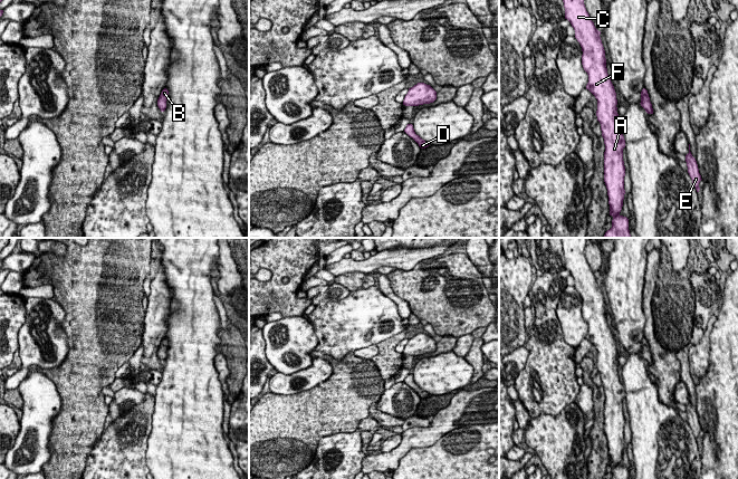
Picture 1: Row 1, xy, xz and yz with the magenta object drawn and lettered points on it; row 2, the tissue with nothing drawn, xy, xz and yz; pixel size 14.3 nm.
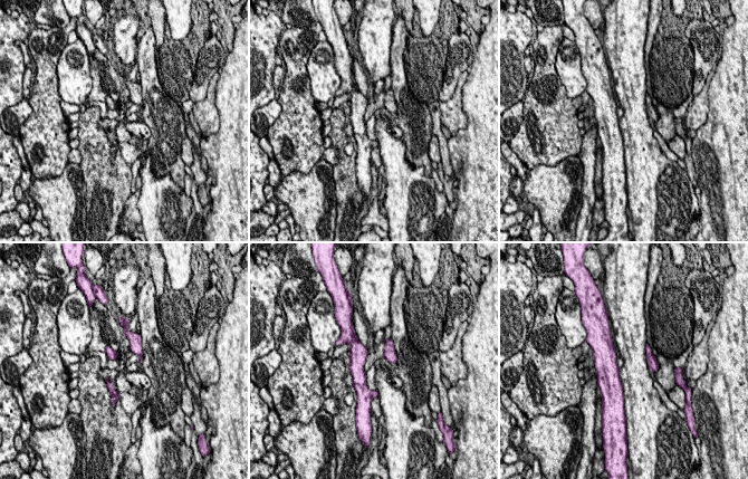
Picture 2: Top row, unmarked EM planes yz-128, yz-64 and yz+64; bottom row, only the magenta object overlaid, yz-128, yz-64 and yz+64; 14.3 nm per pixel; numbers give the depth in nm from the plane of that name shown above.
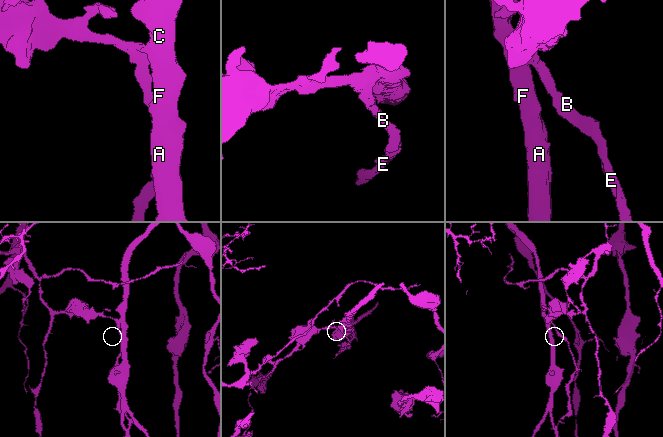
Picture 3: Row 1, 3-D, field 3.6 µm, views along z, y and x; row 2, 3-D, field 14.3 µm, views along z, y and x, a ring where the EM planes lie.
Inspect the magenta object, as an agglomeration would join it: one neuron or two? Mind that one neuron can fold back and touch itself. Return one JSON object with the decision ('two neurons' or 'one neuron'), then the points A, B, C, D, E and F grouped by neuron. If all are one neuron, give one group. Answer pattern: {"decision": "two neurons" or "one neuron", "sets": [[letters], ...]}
{"decision": "two neurons", "sets": [["A", "C", "D", "E", "F"], ["B"]]}

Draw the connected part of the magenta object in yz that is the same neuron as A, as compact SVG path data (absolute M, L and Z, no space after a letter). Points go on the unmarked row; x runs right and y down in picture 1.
M562 238L563 252L565 258L565 269L567 269L575 280L575 288L582 297L582 315L588 325L588 339L597 349L597 371L601 374L602 386L604 389L604 432L607 439L610 466L613 467L611 479L629 479L629 469L620 464L624 450L624 427L625 416L623 411L623 399L625 390L619 376L617 349L614 336L607 324L605 300L598 281L586 261L584 249L588 238Z

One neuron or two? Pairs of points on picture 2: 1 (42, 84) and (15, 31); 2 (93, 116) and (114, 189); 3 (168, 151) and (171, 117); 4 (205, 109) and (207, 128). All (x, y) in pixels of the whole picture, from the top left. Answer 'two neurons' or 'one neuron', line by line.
1: two neurons
2: one neuron
3: one neuron
4: one neuron

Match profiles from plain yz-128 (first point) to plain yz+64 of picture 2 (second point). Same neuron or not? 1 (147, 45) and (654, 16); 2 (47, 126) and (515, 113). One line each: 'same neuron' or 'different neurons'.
1: same neuron
2: different neurons

